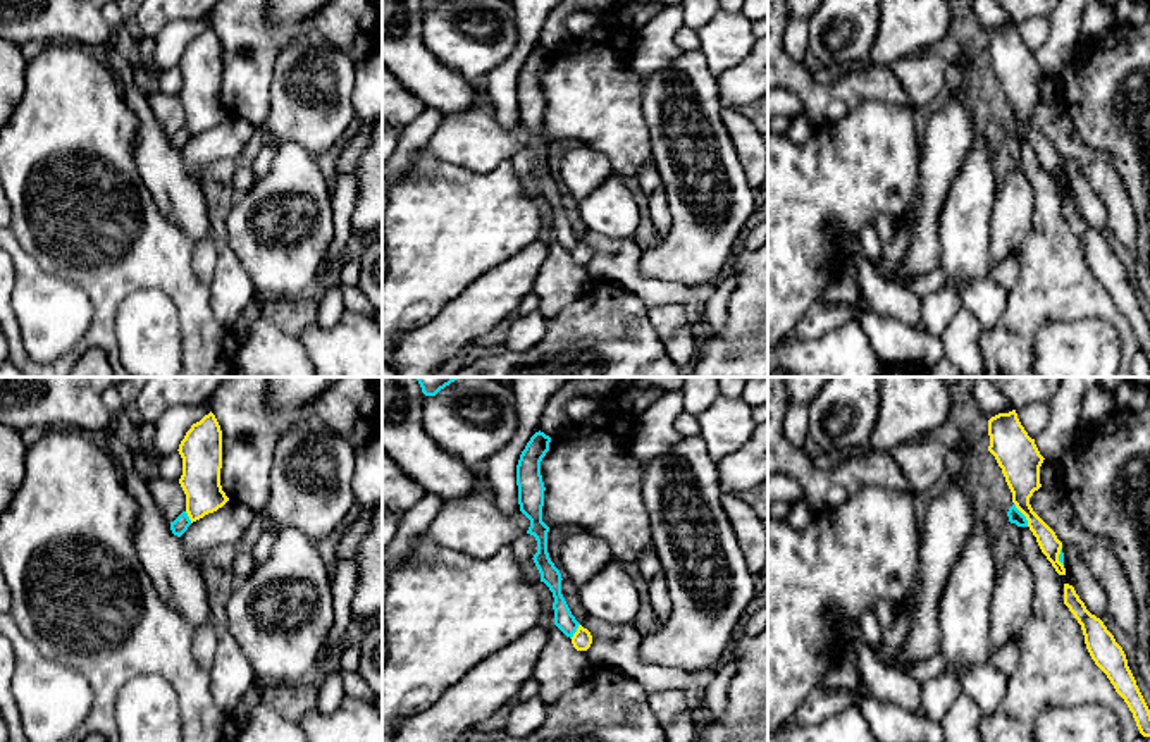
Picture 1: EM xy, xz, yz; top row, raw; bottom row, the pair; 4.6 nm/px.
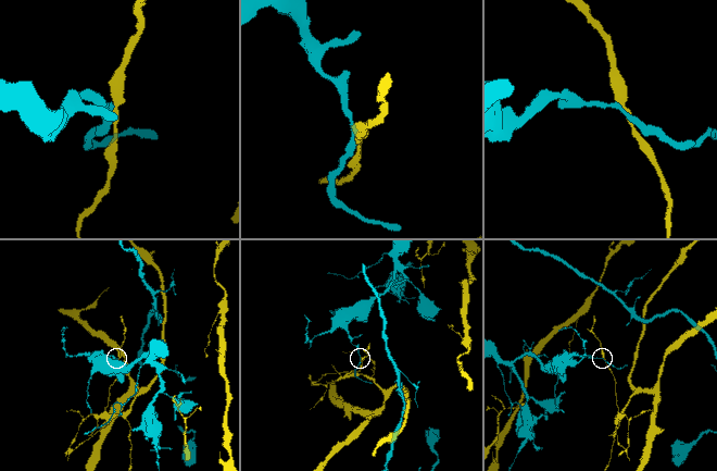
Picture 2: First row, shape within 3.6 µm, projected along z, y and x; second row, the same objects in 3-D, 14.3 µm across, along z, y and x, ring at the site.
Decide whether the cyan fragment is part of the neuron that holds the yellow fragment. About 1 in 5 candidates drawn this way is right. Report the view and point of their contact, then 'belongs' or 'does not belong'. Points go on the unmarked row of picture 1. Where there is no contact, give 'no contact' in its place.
yz (1023, 128) | does not belong

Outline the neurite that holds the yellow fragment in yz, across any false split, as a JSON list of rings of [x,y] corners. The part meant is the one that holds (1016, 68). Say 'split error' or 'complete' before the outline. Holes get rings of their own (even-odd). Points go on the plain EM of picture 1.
complete; [[[1016,24],[992,31],[988,34],[988,50],[988,65],[1002,83],[1012,107],[1012,117],[1026,131],[1029,145],[1055,186],[1066,189],[1066,182],[1059,176],[1062,157],[1029,119],[1033,107],[1042,102],[1040,81],[1045,74],[1035,53],[1031,53],[1021,40]]]

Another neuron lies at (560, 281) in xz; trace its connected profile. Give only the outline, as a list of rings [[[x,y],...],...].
[[[556,239],[547,241],[547,244],[549,255],[534,284],[539,312],[546,320],[556,317],[568,303],[582,296],[594,281],[587,267],[577,265],[572,253]]]

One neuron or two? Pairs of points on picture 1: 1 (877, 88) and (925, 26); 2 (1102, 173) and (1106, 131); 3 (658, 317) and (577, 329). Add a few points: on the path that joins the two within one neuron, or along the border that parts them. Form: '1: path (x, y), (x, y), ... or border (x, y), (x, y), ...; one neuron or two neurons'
1: border (868, 61), (889, 68); two neurons
2: border (1075, 124), (1090, 147), (1107, 155), (1123, 188); two neurons
3: border (646, 305), (649, 322), (667, 345); two neurons

